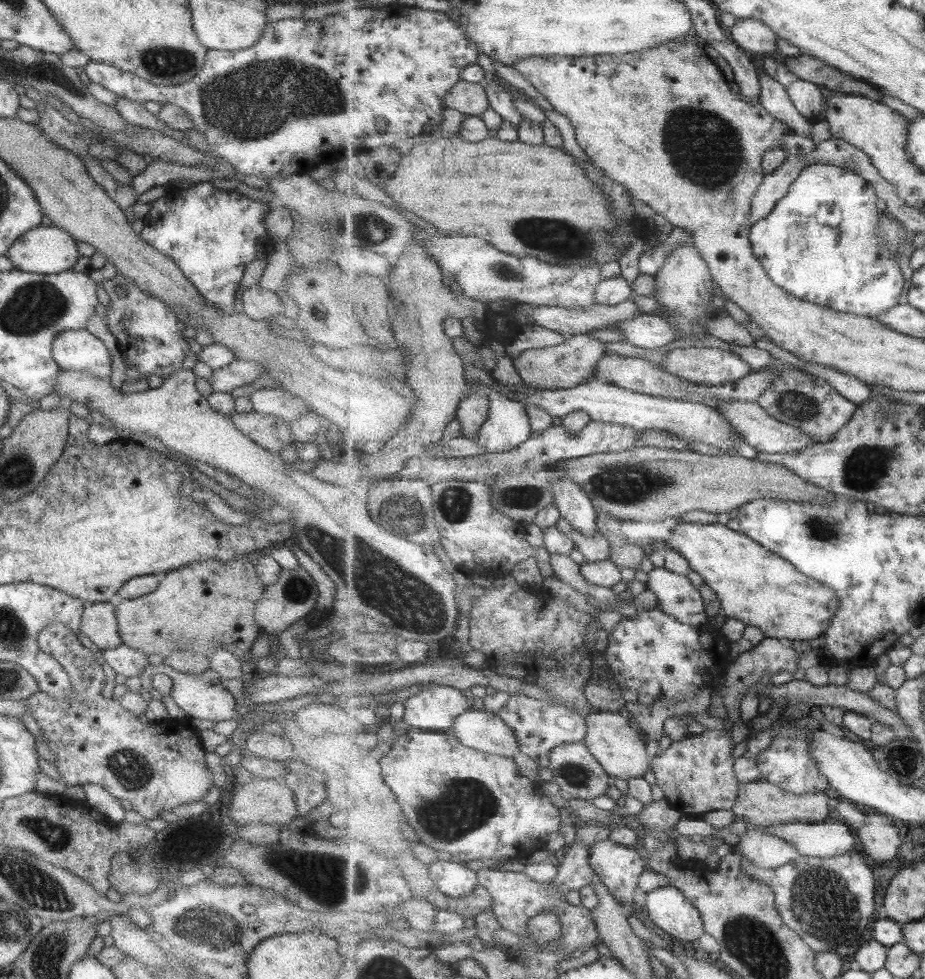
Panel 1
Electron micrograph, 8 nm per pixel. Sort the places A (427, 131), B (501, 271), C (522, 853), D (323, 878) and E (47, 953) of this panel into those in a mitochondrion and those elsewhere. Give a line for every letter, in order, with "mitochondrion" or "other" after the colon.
A: other
B: mitochondrion
C: other
D: mitochondrion
E: mitochondrion

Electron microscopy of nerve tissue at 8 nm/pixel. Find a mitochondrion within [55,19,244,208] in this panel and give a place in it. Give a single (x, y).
(164, 62)

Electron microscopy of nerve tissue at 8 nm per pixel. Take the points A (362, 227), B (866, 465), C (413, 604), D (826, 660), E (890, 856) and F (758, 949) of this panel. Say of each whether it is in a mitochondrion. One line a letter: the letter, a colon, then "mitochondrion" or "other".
A: mitochondrion
B: mitochondrion
C: mitochondrion
D: other
E: other
F: mitochondrion

